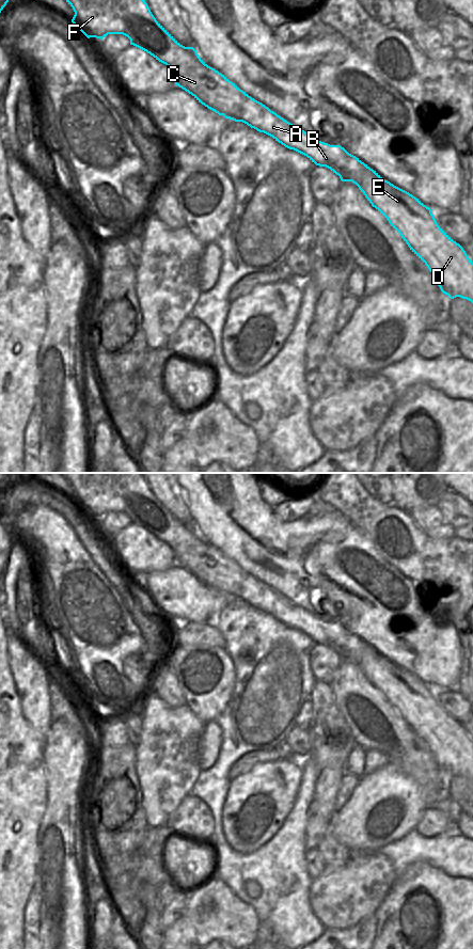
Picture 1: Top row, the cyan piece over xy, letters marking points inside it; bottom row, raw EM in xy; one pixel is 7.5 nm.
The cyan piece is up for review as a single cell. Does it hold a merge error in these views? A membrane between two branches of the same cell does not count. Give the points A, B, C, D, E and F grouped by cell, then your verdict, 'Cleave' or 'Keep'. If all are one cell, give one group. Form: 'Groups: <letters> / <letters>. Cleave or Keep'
Groups: A B D E / C F. Cleave

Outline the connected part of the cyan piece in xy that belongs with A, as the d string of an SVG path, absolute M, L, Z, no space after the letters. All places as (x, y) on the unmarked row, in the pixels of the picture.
M275 590L261 597L265 603L255 606L257 610L306 634L316 644L330 647L342 660L356 662L427 744L441 770L451 777L460 775L473 781L473 741L463 726L438 703L429 685L383 658L341 623L319 619Z

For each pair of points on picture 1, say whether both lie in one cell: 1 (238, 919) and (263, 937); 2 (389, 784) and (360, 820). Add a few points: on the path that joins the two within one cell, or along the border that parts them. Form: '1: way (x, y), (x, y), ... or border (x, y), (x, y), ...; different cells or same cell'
1: border (259, 922), (255, 937); different cells
2: way (384, 792), (366, 811); same cell

